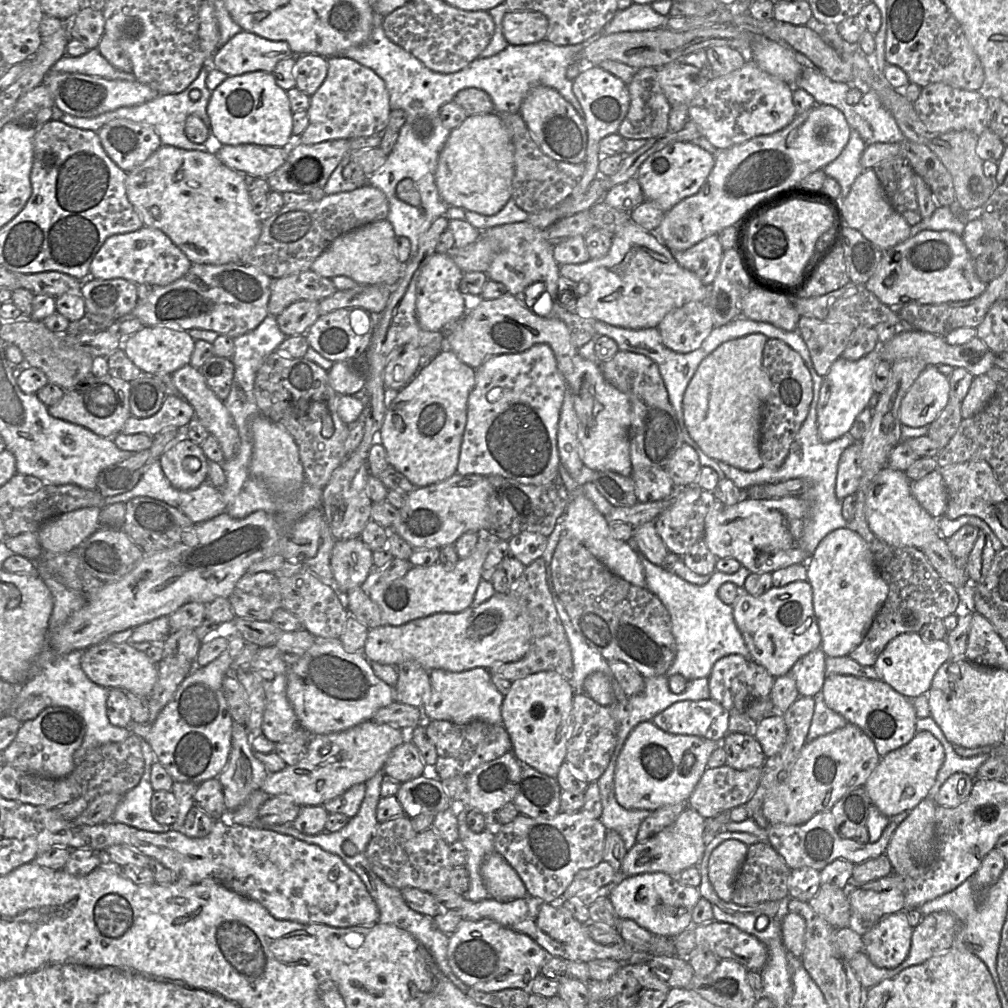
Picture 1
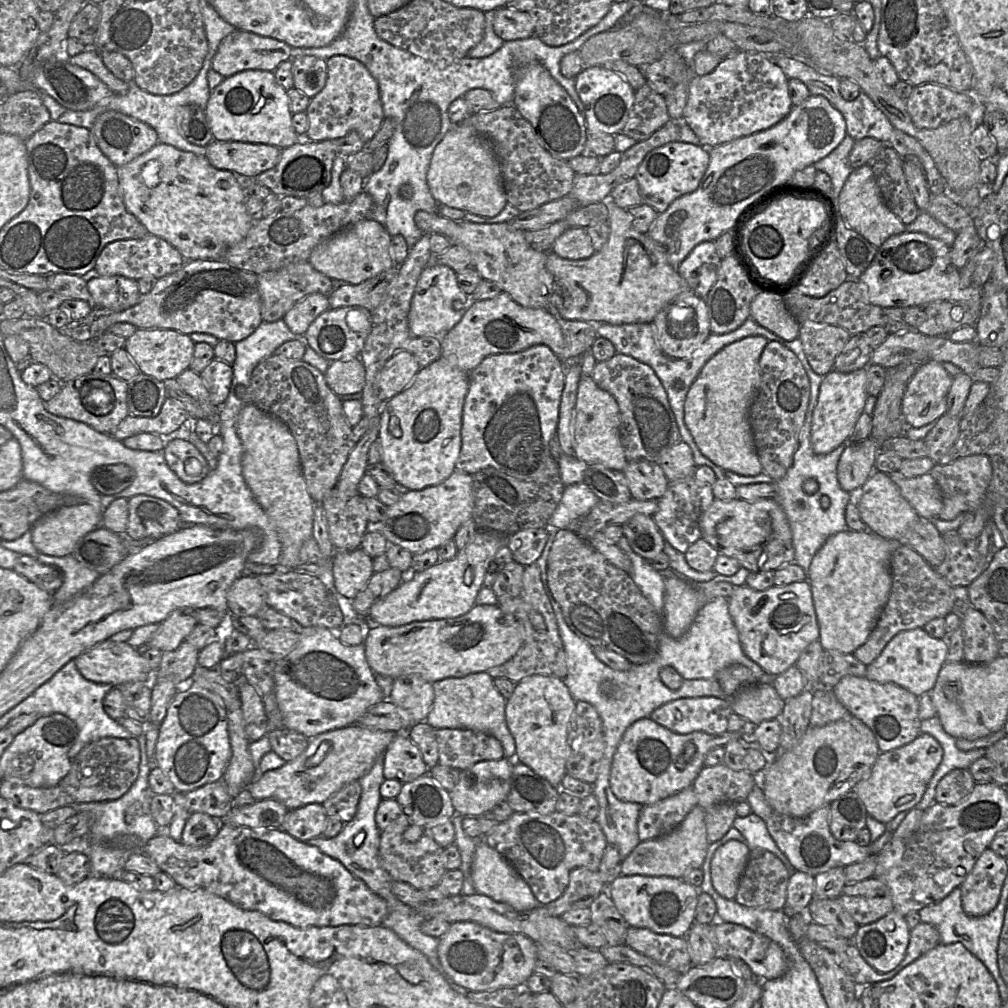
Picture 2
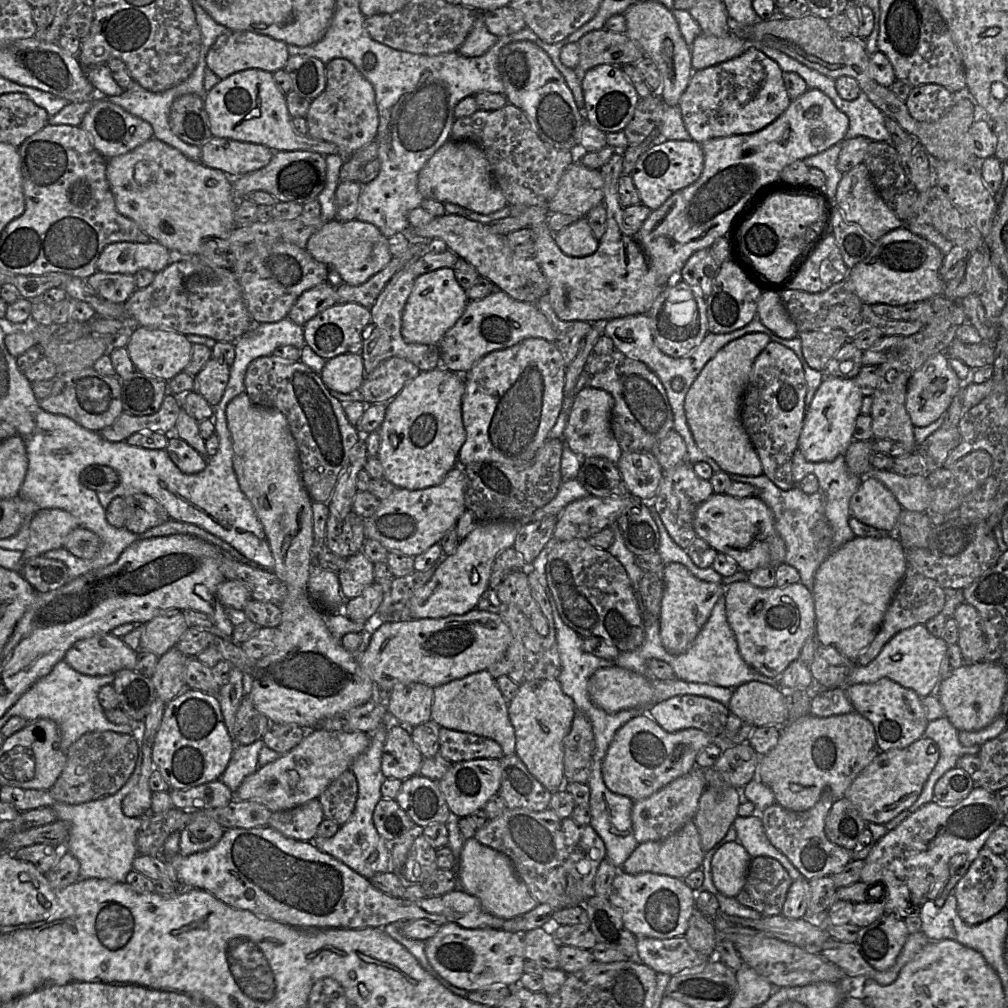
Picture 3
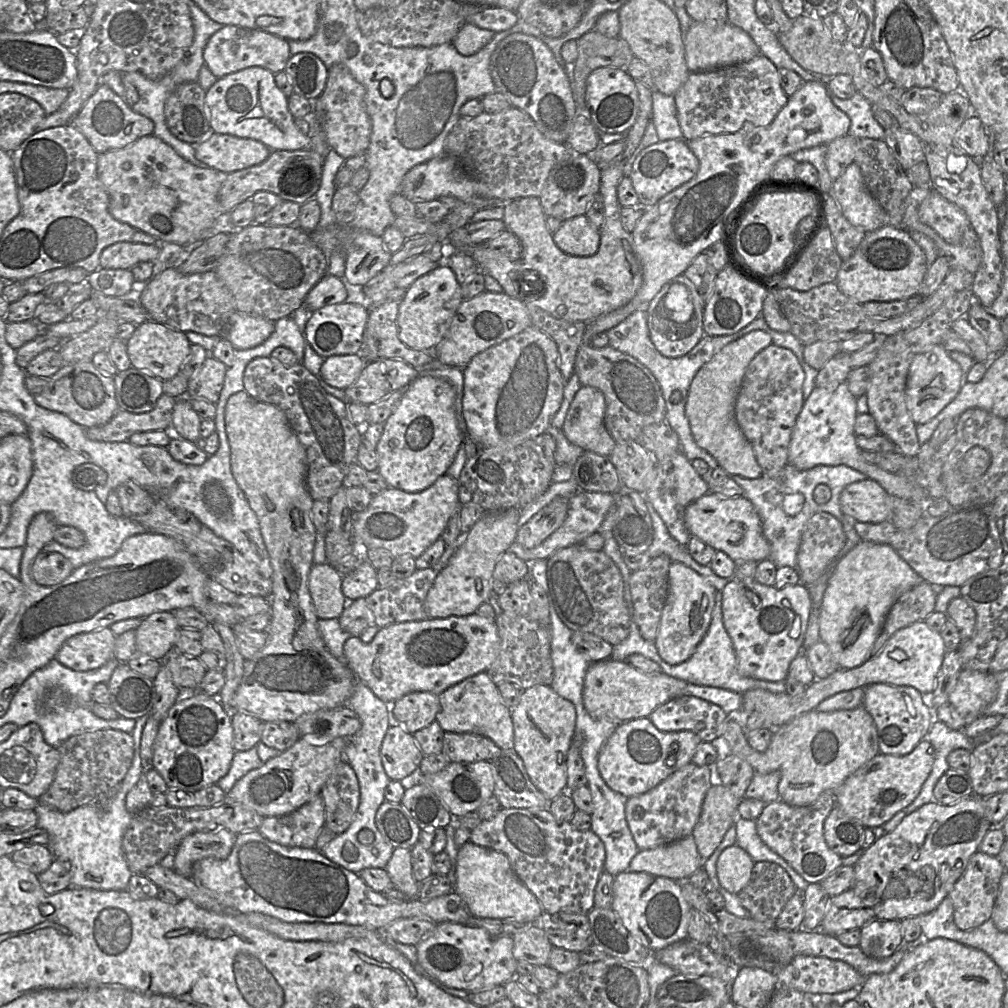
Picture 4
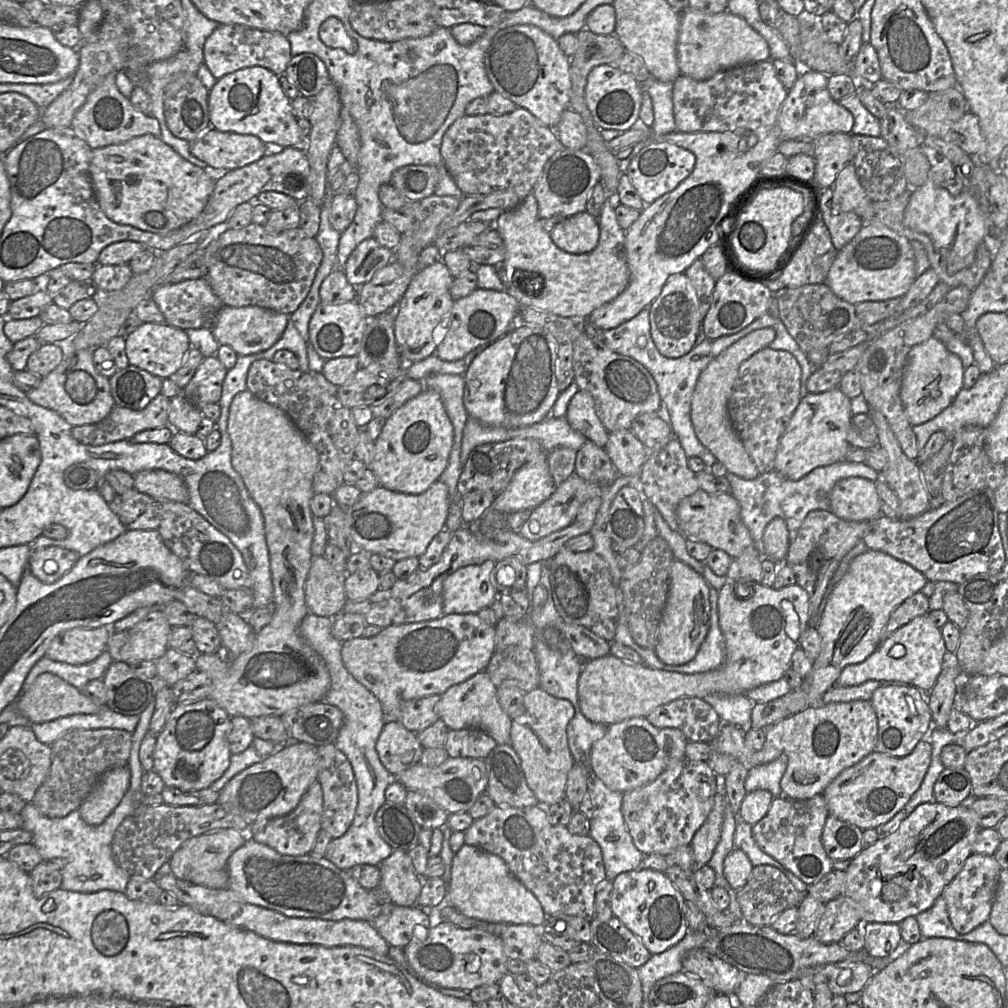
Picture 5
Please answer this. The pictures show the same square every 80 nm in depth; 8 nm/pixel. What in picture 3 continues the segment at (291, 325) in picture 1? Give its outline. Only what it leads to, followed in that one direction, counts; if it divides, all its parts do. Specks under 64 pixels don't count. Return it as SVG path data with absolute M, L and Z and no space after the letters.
M324 282L305 291L292 307L288 318L303 327L317 314L337 303L336 288L329 282Z

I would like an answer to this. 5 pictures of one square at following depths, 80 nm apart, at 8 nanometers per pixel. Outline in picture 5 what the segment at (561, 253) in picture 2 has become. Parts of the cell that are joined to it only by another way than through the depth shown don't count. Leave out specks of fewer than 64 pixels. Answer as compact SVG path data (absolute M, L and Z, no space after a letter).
M585 211L558 220L549 233L553 243L570 254L584 254L595 249L599 241L598 218Z

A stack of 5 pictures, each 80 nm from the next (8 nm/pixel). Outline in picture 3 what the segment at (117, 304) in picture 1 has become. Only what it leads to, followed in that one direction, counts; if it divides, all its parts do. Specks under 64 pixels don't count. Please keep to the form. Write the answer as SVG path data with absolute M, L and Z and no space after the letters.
M96 271L85 279L102 298L124 304L137 289L134 275Z

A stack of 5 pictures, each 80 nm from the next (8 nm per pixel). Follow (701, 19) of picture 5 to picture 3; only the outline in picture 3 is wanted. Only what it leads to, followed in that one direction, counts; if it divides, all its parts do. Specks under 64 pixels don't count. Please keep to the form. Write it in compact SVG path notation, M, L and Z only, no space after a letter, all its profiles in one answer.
M732 32L725 37L716 37L701 33L691 49L691 64L694 71L702 70L742 54L749 44Z

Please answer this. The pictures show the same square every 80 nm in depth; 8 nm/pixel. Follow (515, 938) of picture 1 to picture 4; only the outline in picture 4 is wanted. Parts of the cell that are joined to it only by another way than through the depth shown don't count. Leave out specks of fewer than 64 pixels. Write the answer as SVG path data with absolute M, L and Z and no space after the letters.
M443 922L434 932L416 945L417 958L421 966L444 985L479 992L503 985L516 978L517 960L513 956L512 936L493 936L481 927Z

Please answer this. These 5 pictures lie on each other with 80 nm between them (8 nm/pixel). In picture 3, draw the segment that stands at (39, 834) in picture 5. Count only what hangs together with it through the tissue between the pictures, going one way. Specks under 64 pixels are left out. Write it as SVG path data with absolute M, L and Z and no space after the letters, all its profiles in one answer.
M143 749L138 751L134 772L126 784L115 794L101 799L82 803L55 803L52 808L58 820L69 825L69 838L65 848L80 863L80 879L102 879L125 882L126 876L133 870L133 861L138 855L136 840L142 825L142 818L126 817L122 811L122 802L138 784L143 762Z

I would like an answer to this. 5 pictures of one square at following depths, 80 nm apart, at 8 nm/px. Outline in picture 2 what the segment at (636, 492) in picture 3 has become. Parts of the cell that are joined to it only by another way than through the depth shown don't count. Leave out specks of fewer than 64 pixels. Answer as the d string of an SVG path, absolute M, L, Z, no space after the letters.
M649 460L629 461L623 470L633 499L658 500L667 490L669 481L661 466Z

